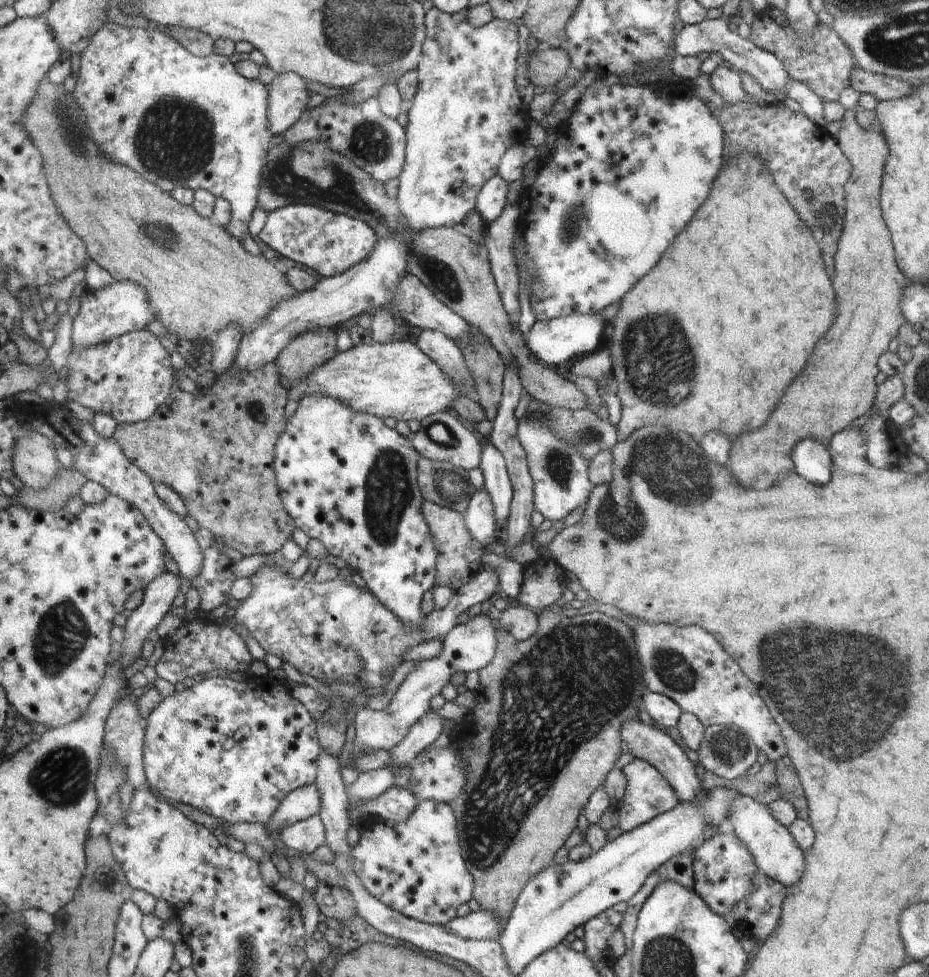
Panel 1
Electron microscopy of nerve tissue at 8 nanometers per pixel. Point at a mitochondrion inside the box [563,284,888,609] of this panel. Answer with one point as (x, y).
(671, 470)

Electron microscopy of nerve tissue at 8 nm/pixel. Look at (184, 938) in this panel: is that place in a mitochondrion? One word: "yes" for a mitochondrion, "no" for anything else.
no

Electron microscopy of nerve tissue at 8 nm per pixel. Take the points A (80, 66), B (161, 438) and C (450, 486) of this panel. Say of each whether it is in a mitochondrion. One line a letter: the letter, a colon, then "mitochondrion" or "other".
A: other
B: other
C: mitochondrion

